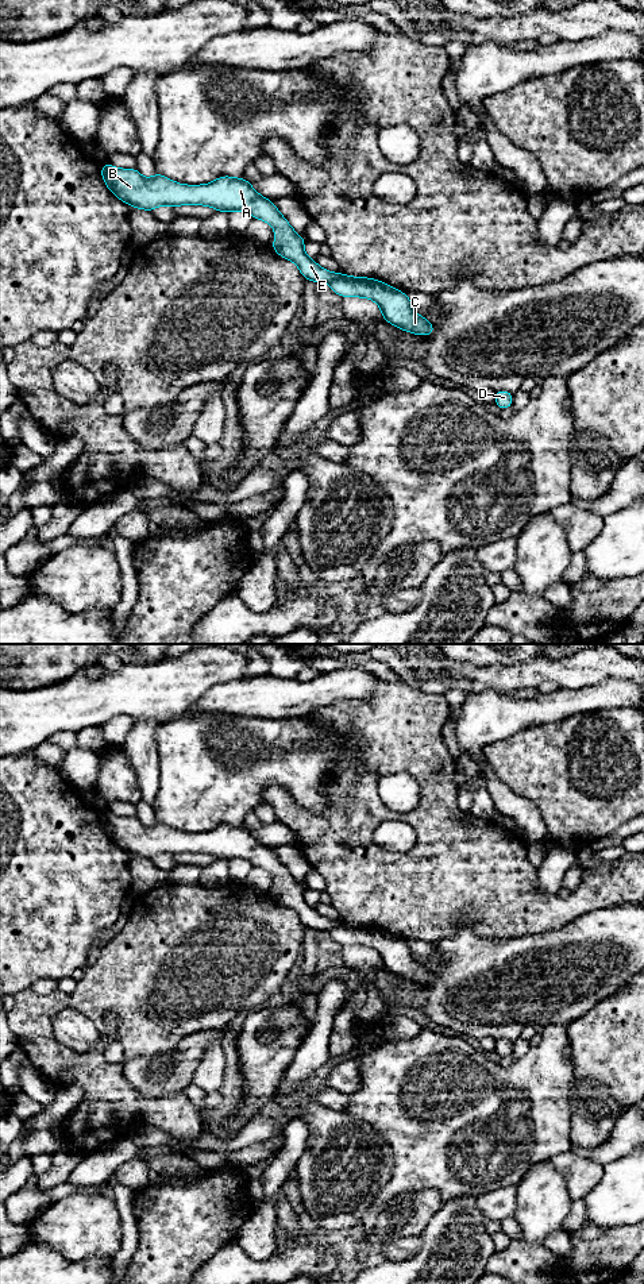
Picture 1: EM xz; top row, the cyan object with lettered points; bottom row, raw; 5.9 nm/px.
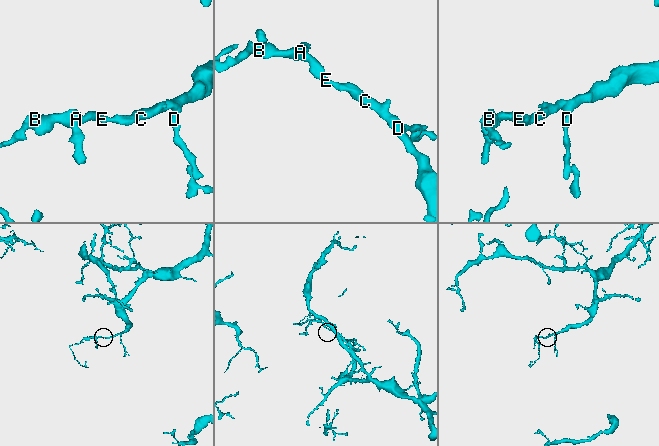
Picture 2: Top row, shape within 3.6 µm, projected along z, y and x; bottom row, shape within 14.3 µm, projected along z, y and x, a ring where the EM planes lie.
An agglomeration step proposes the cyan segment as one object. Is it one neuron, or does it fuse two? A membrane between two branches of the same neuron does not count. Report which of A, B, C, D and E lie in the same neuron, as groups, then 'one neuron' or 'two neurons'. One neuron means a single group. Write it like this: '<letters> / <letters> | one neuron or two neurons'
A B C D E | one neuron

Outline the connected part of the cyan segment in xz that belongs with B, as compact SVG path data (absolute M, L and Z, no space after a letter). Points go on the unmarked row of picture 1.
M101 814L107 836L123 851L134 856L153 859L159 853L208 853L221 860L244 859L274 875L274 899L294 910L302 925L315 930L328 930L342 945L365 945L375 949L387 971L416 983L435 980L429 968L419 964L409 945L374 926L348 925L321 917L304 899L305 886L296 882L271 848L262 845L243 825L223 824L207 833L181 833L158 821L144 826L136 817Z

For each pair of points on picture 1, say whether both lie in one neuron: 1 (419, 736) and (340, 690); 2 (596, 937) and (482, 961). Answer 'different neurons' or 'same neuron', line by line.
1: different neurons
2: same neuron

